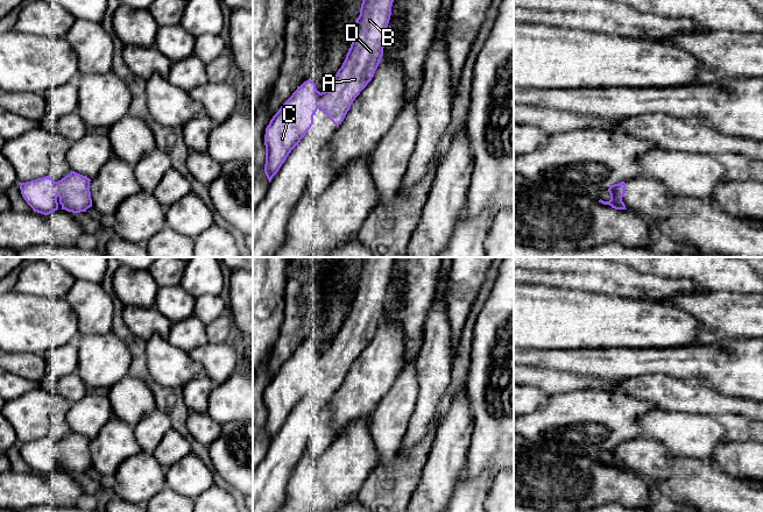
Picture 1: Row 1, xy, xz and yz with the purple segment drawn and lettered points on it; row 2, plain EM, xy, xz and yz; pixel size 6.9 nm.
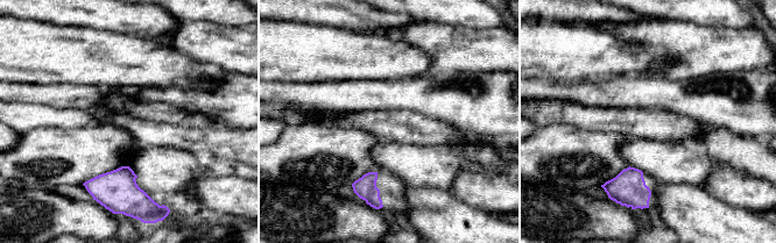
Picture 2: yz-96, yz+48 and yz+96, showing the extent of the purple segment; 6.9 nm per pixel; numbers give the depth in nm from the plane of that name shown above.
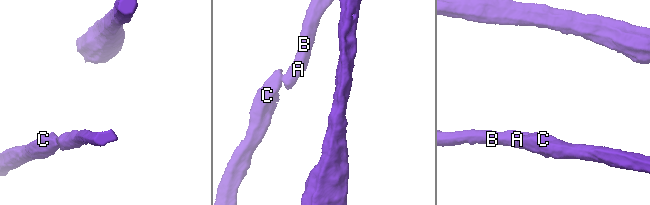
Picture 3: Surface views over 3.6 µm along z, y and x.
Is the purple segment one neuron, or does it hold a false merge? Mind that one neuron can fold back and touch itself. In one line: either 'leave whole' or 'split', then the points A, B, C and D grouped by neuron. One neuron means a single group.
leave whole; A B C D

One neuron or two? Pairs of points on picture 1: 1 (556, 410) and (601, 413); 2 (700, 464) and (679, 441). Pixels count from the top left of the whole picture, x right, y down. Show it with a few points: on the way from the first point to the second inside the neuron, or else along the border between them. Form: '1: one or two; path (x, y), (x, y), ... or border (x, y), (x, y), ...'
1: one; path (567, 410), (590, 410)
2: two; border (683, 455), (705, 460)

